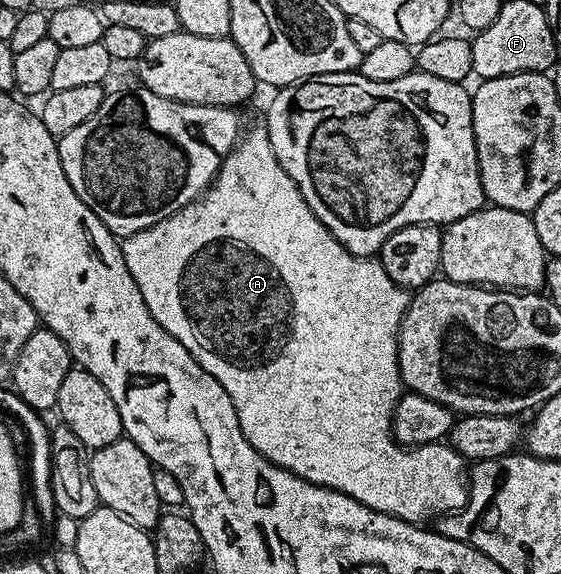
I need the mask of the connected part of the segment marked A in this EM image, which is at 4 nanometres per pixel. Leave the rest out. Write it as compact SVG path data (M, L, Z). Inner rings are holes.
M258 124L239 137L238 145L223 158L218 175L199 201L189 202L172 216L123 237L120 245L128 264L128 272L132 272L132 280L136 280L140 296L144 296L144 304L148 304L148 312L152 312L154 319L169 334L176 336L176 340L180 340L180 344L184 344L188 352L192 352L200 368L212 375L224 388L224 392L228 392L236 408L240 428L252 448L256 448L256 452L298 478L317 486L327 486L336 492L344 492L352 496L352 500L376 512L391 514L405 522L422 524L429 514L445 516L466 505L468 466L453 446L441 441L407 448L397 442L394 433L390 431L390 417L404 393L402 377L398 371L398 326L411 295L397 286L388 272L384 272L381 261L348 252L328 232L328 228L320 224L320 220L316 220L312 208L308 208L304 196L300 196L300 188L296 188L292 176L288 176L288 172L280 168L280 160L276 160L276 152L272 152L265 125Z

